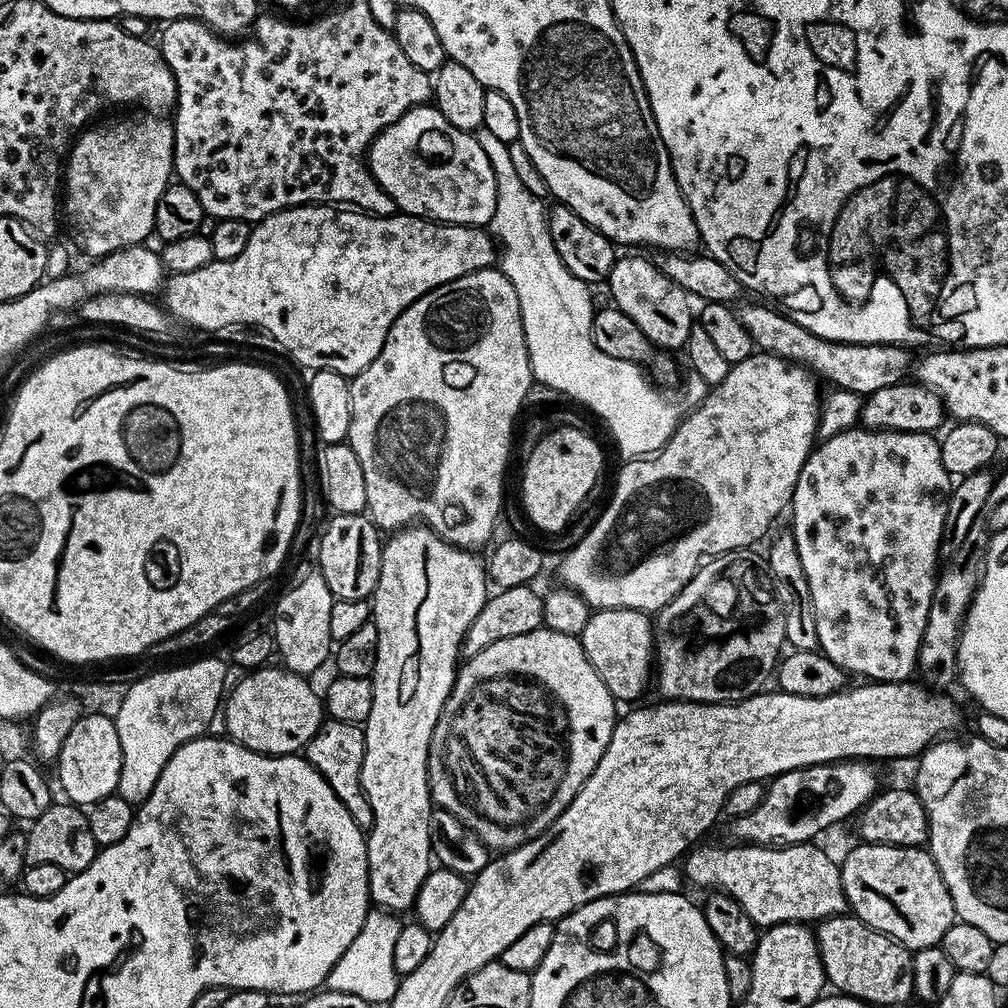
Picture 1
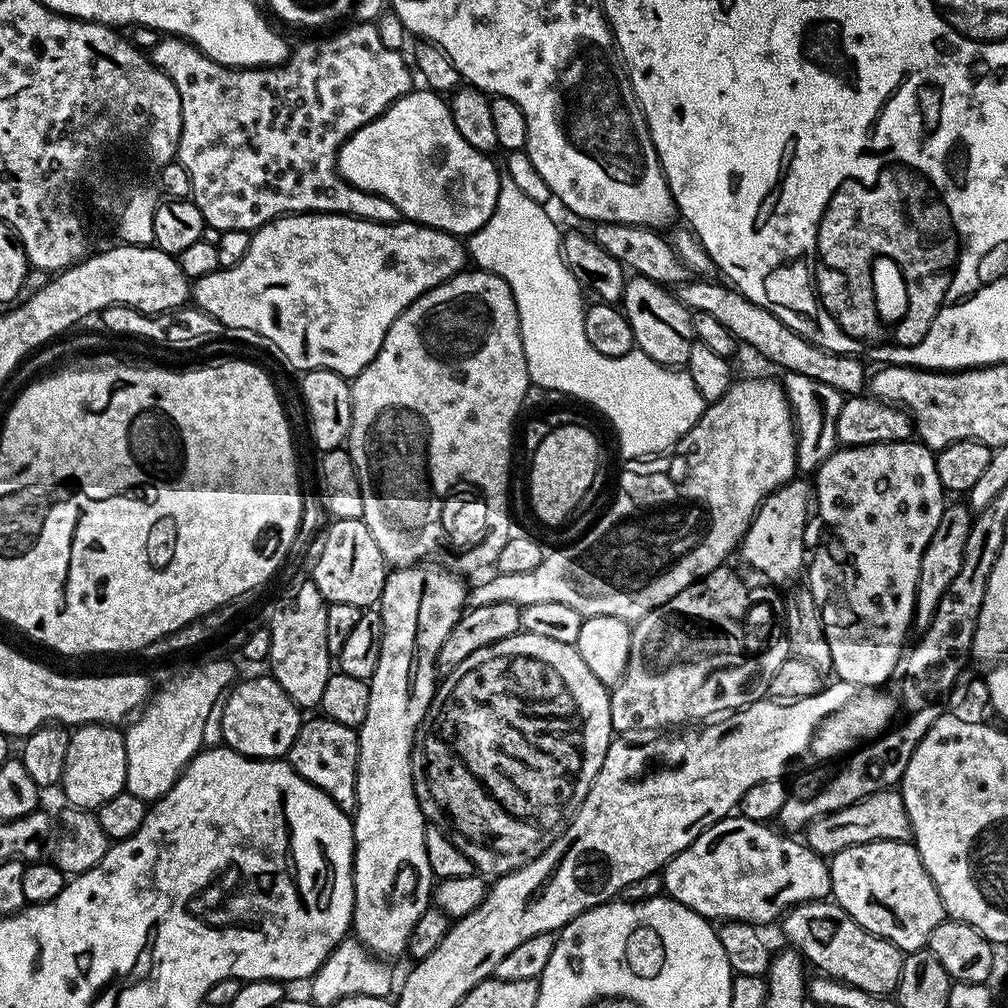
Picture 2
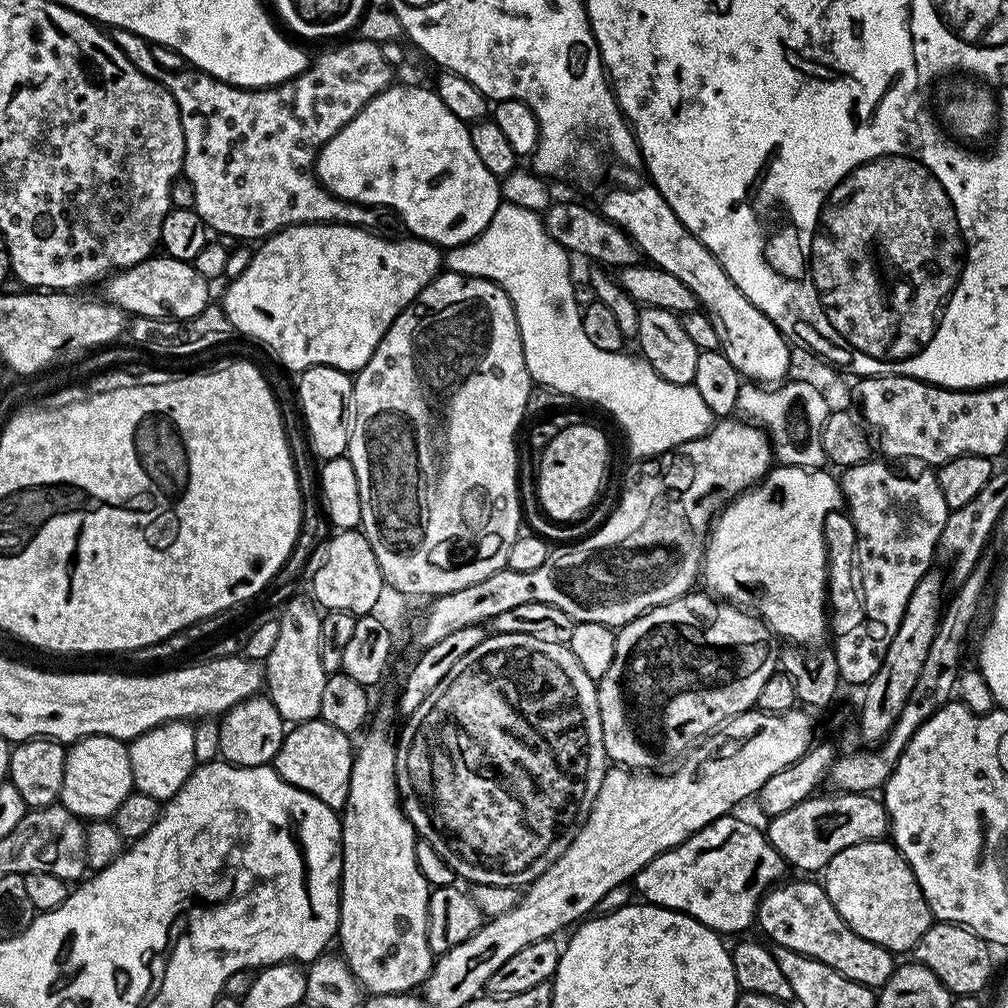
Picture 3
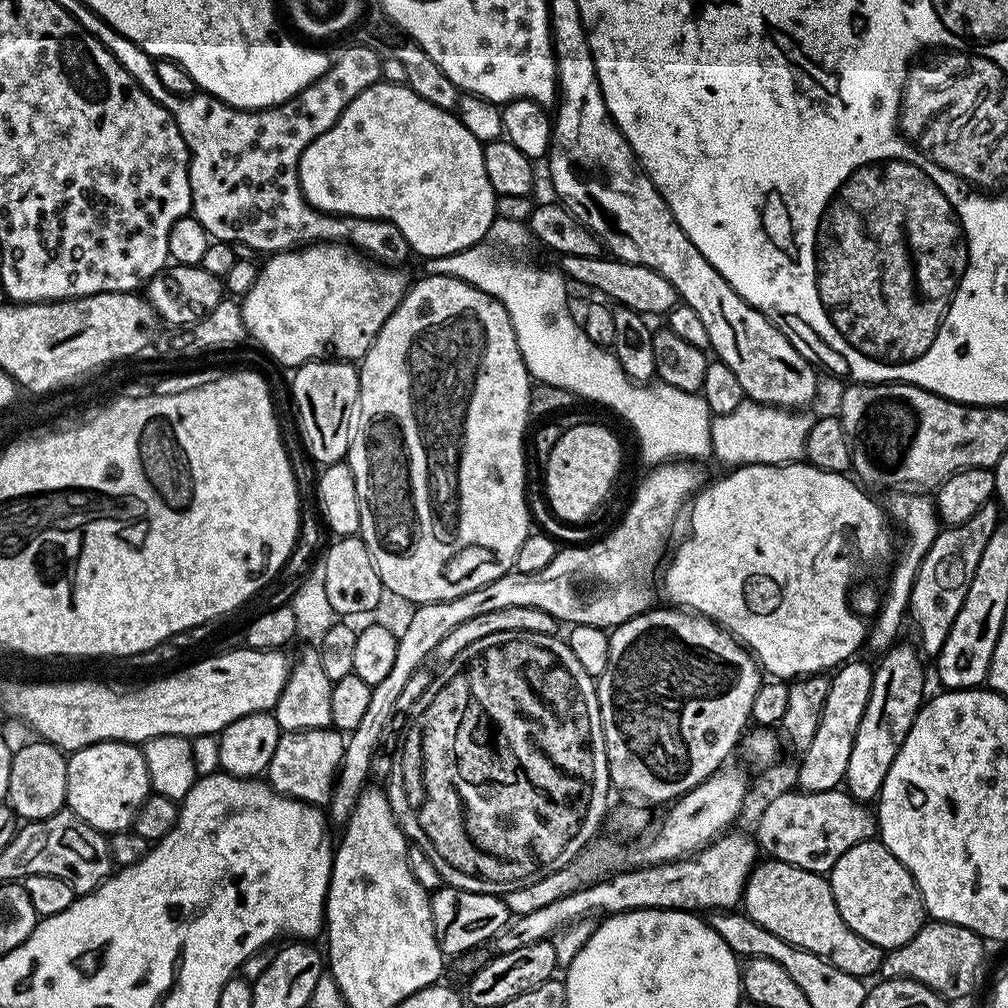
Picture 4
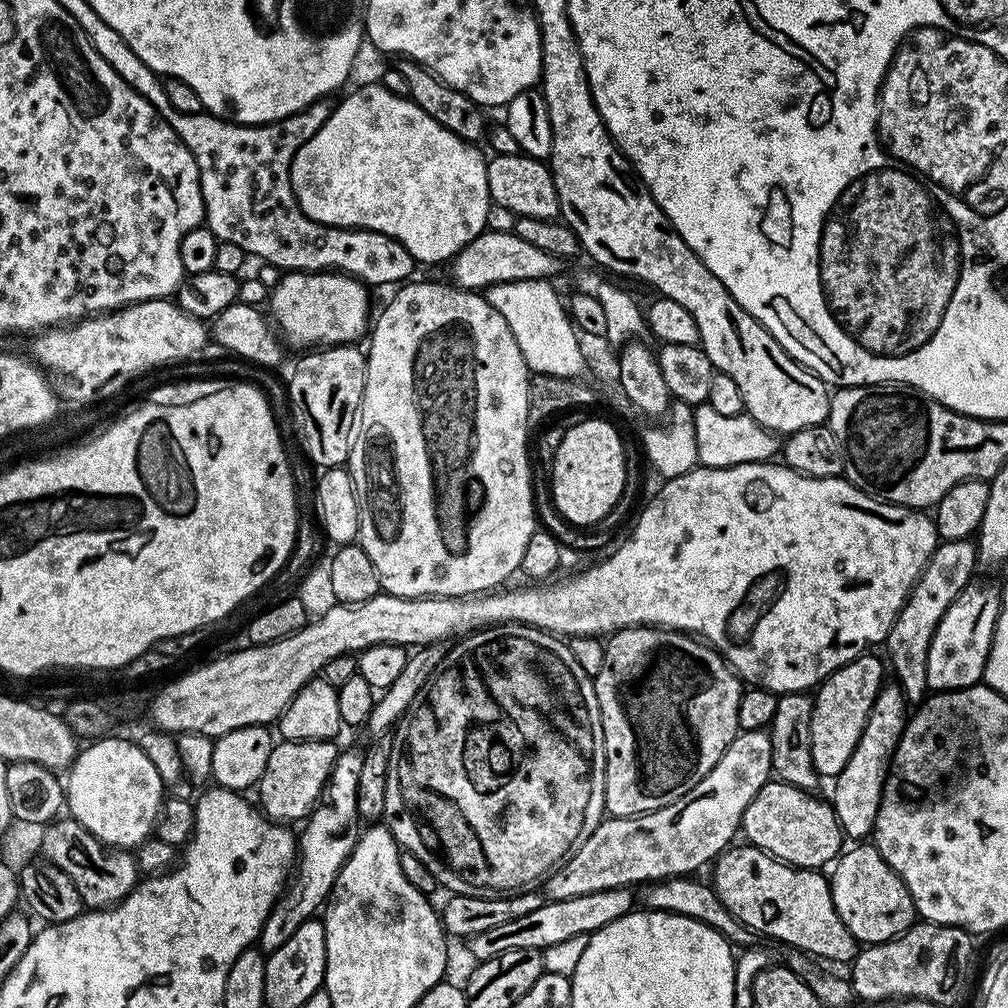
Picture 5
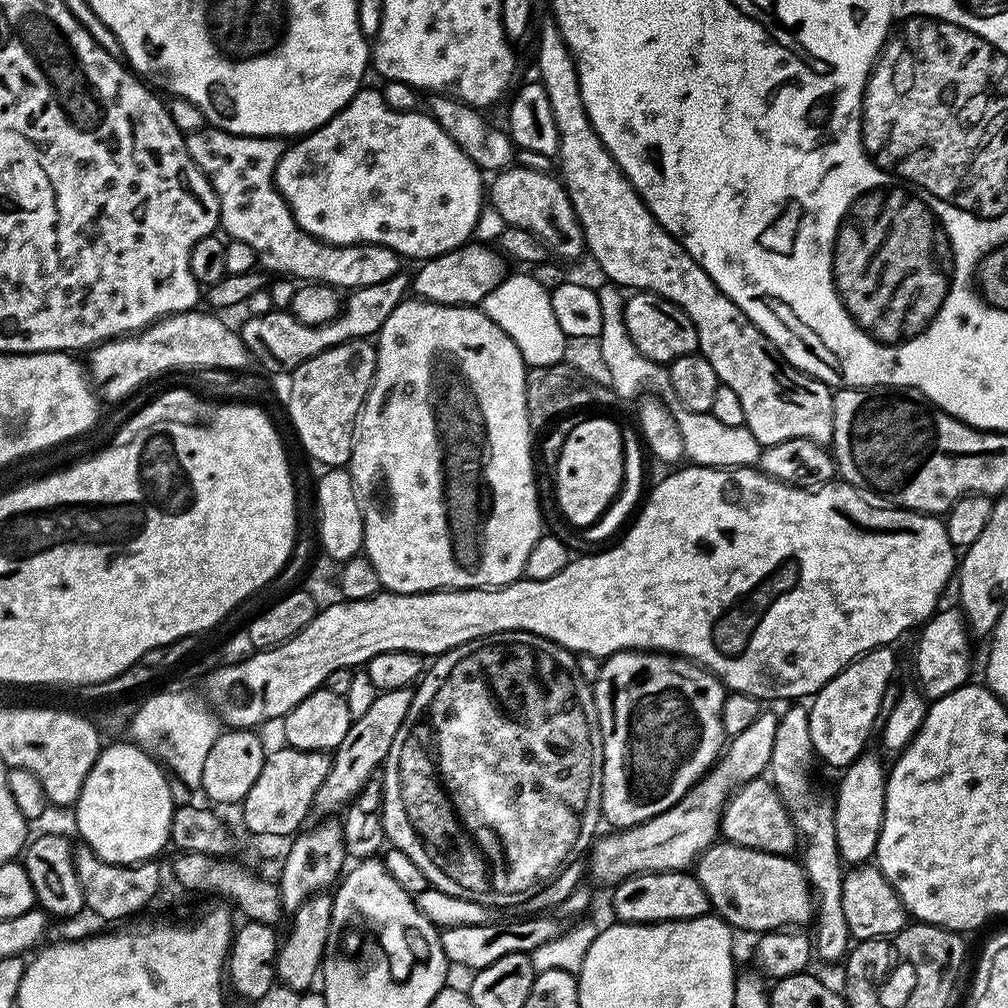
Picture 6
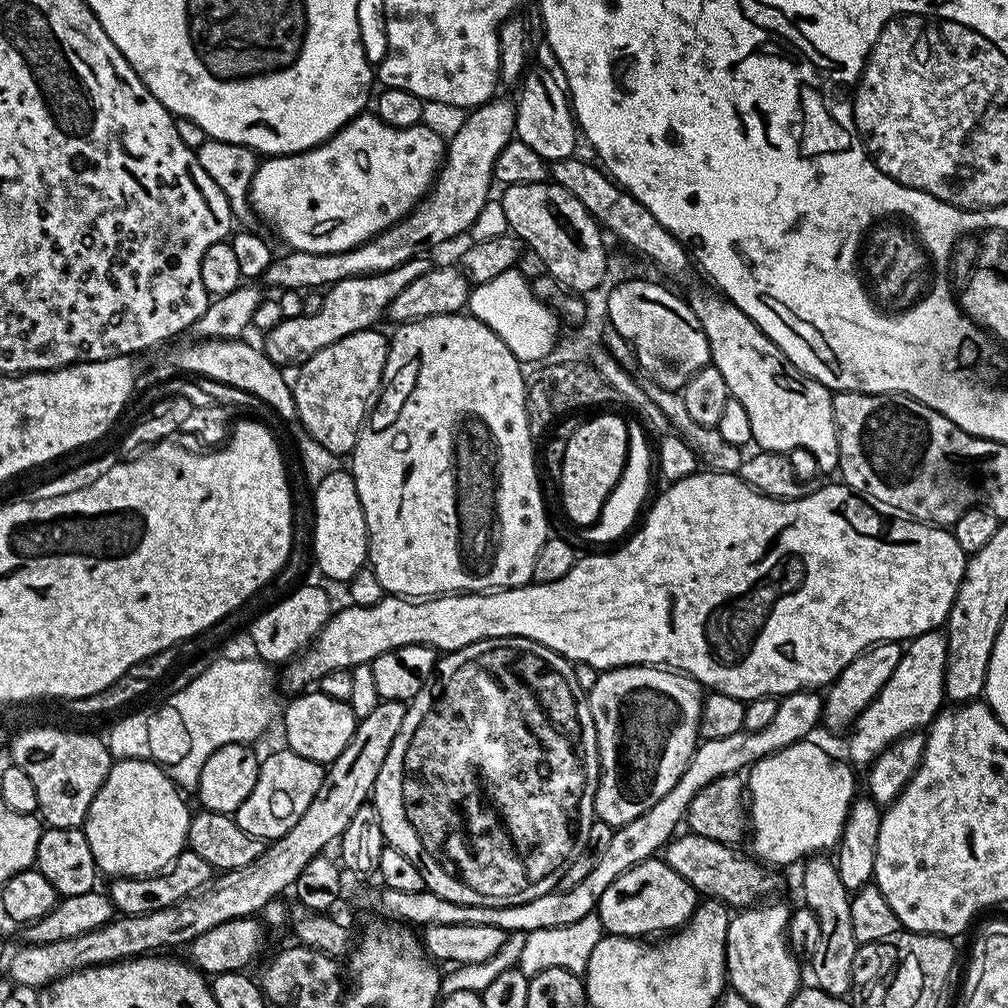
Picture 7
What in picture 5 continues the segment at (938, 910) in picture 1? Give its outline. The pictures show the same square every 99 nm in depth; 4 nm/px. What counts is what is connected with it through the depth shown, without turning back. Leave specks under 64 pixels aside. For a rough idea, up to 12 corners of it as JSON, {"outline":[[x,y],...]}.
{"outline":[[871,843],[841,851],[834,910],[864,946],[918,920],[914,898]]}

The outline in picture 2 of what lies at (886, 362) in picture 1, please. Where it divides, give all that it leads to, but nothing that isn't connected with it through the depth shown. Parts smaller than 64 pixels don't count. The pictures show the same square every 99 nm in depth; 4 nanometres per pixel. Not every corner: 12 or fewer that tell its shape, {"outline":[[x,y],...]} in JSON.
{"outline":[[692,278],[674,294],[714,314],[741,345],[845,394],[865,391],[861,357],[811,344],[727,283]]}

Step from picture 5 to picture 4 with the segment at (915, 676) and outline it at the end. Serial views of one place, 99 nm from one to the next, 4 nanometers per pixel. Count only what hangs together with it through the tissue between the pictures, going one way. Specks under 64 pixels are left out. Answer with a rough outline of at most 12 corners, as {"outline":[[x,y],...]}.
{"outline":[[990,502],[941,527],[906,613],[925,657],[940,655],[978,558],[1002,519]]}

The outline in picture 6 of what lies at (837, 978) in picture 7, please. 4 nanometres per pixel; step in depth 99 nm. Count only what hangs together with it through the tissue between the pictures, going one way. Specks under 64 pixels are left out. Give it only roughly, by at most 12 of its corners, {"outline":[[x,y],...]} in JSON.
{"outline":[[808,708],[779,713],[770,779],[802,840],[814,956],[850,951],[835,803],[812,793]]}

